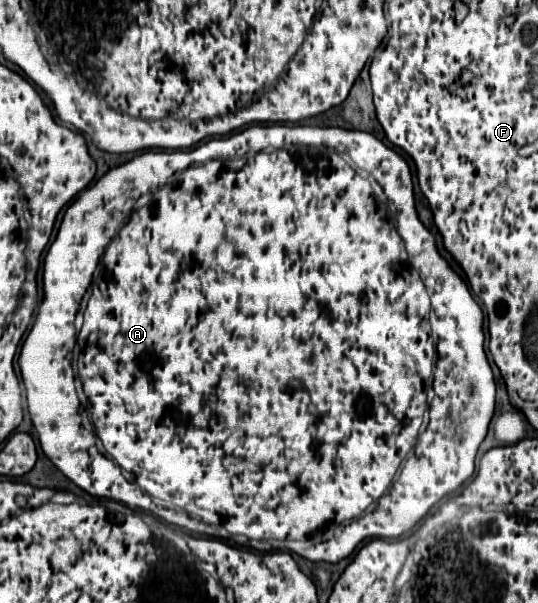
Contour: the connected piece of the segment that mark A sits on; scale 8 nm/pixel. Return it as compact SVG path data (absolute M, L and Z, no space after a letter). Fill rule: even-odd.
M275 123L275 124L271 124L271 125L263 125L263 124L262 124L262 125L261 125L261 124L253 124L253 125L250 125L250 126L248 126L248 127L247 127L247 128L246 128L246 129L245 129L245 130L244 130L244 131L241 131L241 132L238 132L238 133L235 133L235 134L234 134L234 135L231 135L231 136L226 136L226 137L219 137L219 138L218 138L218 139L216 139L216 138L213 138L213 139L210 139L210 140L208 140L208 141L207 141L207 142L205 142L205 143L203 143L203 144L202 144L202 145L201 145L201 146L198 146L198 148L194 148L194 150L172 150L172 151L171 151L171 152L170 152L170 151L166 151L166 150L163 150L163 151L162 151L162 152L161 152L161 151L160 151L160 150L148 150L148 151L146 151L146 152L144 152L144 153L141 153L141 154L140 154L140 156L136 156L136 158L132 158L132 160L130 160L130 162L126 162L126 164L120 164L120 166L116 166L116 168L110 168L110 170L108 170L108 172L106 172L106 174L104 174L104 176L102 176L102 178L100 178L100 180L98 180L98 182L96 182L96 184L94 184L94 186L88 186L88 188L84 188L84 190L82 190L82 192L80 192L80 196L78 196L78 198L76 198L76 200L74 200L74 202L72 202L72 204L70 204L70 206L68 206L68 208L66 208L66 212L64 212L64 216L62 216L62 222L60 222L60 228L58 228L58 234L56 234L56 238L54 238L54 242L52 242L52 244L50 244L50 248L48 248L48 252L46 252L46 258L44 258L44 272L42 272L42 290L44 290L44 298L42 298L42 300L40 300L40 304L38 304L38 308L36 308L36 320L34 320L34 324L32 324L32 328L30 328L30 332L28 332L28 336L26 336L26 340L24 340L24 344L22 344L22 348L20 348L20 356L18 356L18 366L20 366L20 374L22 374L22 380L24 380L24 386L26 386L26 398L28 398L28 412L30 412L30 418L32 418L32 424L34 424L34 430L36 430L36 434L38 434L38 440L40 440L40 446L42 446L42 450L44 450L44 454L46 454L46 456L48 456L48 458L50 458L50 460L52 460L52 464L54 464L54 466L56 466L56 468L58 468L58 470L62 470L62 472L64 472L64 474L66 474L66 476L68 476L68 478L70 478L70 480L72 480L72 482L74 482L74 484L76 484L76 486L80 486L80 488L82 488L82 490L84 490L84 492L88 492L88 494L92 494L92 496L98 496L98 498L112 498L112 500L118 500L118 502L124 502L124 504L128 504L128 506L130 506L130 508L140 508L140 510L146 510L146 512L150 512L150 514L154 514L154 516L158 516L158 518L162 518L162 520L166 520L166 522L168 522L168 524L176 524L176 526L182 526L182 528L184 528L184 530L190 530L190 532L196 532L196 534L206 534L206 536L216 536L216 538L222 538L222 540L226 540L226 538L228 538L228 536L236 536L236 534L244 534L244 536L248 536L248 538L250 538L250 540L256 540L256 542L266 542L266 546L268 546L268 548L270 548L270 550L282 550L282 552L290 552L290 550L292 550L292 552L296 552L296 554L298 554L298 556L304 556L304 558L306 558L306 560L310 560L310 562L332 562L332 564L336 564L336 562L340 562L340 560L344 560L344 558L348 558L348 556L350 556L350 554L352 554L352 552L354 552L354 550L356 550L356 546L358 546L358 544L360 544L360 542L364 542L364 540L370 540L370 538L400 538L400 536L402 536L402 534L406 534L406 532L410 532L410 530L412 530L412 528L414 528L414 526L416 526L416 524L418 524L418 522L420 522L420 520L422 520L422 518L424 518L424 516L426 516L426 514L428 514L428 512L430 512L430 508L432 508L432 506L434 506L434 504L438 504L438 502L440 502L440 500L442 500L442 498L444 498L444 496L448 496L448 494L452 494L452 492L456 492L456 490L458 490L458 488L460 488L460 486L462 486L462 484L464 484L464 482L466 482L466 480L468 480L468 478L470 478L470 476L472 476L472 474L474 474L474 460L476 460L476 452L478 452L478 448L480 448L480 444L482 444L482 440L484 440L484 438L486 438L486 432L488 432L488 426L490 426L490 420L492 420L492 416L494 416L494 404L496 404L496 384L494 384L494 376L492 376L492 368L490 368L490 364L488 364L488 358L486 358L486 354L484 354L484 314L482 314L482 310L480 310L480 306L478 306L478 304L476 304L476 300L474 300L474 298L472 298L472 294L470 294L470 290L468 290L468 286L466 286L466 282L464 282L464 280L462 280L462 278L460 278L460 274L458 274L458 272L456 272L456 270L454 270L454 268L452 268L452 266L450 266L450 262L448 262L448 260L446 260L446 258L444 258L444 256L442 256L442 254L440 254L440 252L438 252L438 248L436 248L436 240L434 240L434 236L432 236L432 234L430 234L430 230L428 230L428 228L426 228L426 226L424 226L424 224L422 224L422 222L420 222L420 220L418 220L418 212L416 212L416 206L414 206L414 188L412 188L412 174L410 174L410 168L408 168L408 162L406 162L406 160L404 160L404 158L402 158L402 156L400 156L400 154L398 154L398 152L394 152L394 150L392 150L392 148L388 148L388 146L386 146L386 144L382 144L382 142L380 142L380 140L378 140L378 138L376 138L376 136L374 136L374 134L370 134L370 132L362 132L362 130L344 130L344 128L311 128L311 127L310 127L310 126L302 126L302 125L297 125L297 126L294 126L294 125L287 125L287 124L280 124L280 123L279 123L279 124L278 124L278 123ZM296 144L304 144L304 146L328 146L328 148L336 148L336 150L338 150L338 152L340 152L340 154L342 154L342 152L344 152L344 154L348 154L348 156L350 156L350 158L352 158L352 162L354 162L354 164L356 164L356 166L360 166L360 168L366 168L366 170L368 170L368 174L372 174L372 178L374 178L374 180L376 180L376 182L378 182L378 184L380 184L380 186L382 186L382 190L384 190L384 194L386 194L386 198L388 198L388 202L386 202L386 206L378 206L378 202L376 202L376 200L374 200L374 192L372 192L372 186L370 186L370 182L368 182L368 180L364 180L364 178L360 178L360 176L358 176L358 184L356 184L356 182L354 182L354 186L352 186L352 184L342 184L342 180L338 180L338 182L334 182L334 184L330 184L330 186L328 186L328 176L326 176L326 166L322 166L322 164L320 164L320 160L318 160L318 158L312 158L312 156L310 156L310 154L306 154L306 156L300 156L300 152L294 152L294 154L292 154L292 152L290 152L290 150L286 150L286 148L292 148L292 150L294 150L294 146L296 146ZM270 146L272 146L272 148L276 148L276 150L274 150L274 152L264 152L264 148L270 148ZM148 192L152 192L152 202L150 202L150 204L148 204L148 206L142 206L142 208L138 208L138 210L134 210L134 204L136 204L136 200L138 200L138 198L140 198L140 196L142 196L142 194L148 194ZM98 260L100 260L100 276L98 276L98 278L96 278L96 280L94 280L94 284L92 284L92 282L93 282L93 274L94 274L94 271L95 271L95 270L96 270L96 264L98 264ZM91 284L92 284L92 294L90 294L90 300L88 300L88 308L86 308L86 312L84 312L84 324L82 324L82 330L80 330L80 334L78 334L78 346L80 346L80 356L78 356L78 376L80 376L80 382L82 382L82 390L84 390L84 394L86 394L86 396L88 396L88 404L90 404L90 406L88 406L88 408L86 408L86 410L88 410L88 414L86 414L86 412L84 412L84 410L82 410L82 406L80 406L80 400L79 400L79 399L78 399L78 394L77 394L77 392L76 392L76 388L75 388L75 377L76 377L76 376L75 376L75 373L74 373L74 371L73 371L73 366L72 366L72 350L74 350L74 338L76 338L76 328L74 328L74 318L76 318L76 312L78 312L78 308L80 308L80 302L82 302L82 298L84 298L84 294L86 294L86 293L87 293L87 292L88 292L88 289L89 289L89 288L90 288L90 286L91 286ZM428 294L430 294L430 295L431 295L431 306L432 306L432 318L430 318L430 320L429 320L429 321L430 321L430 324L431 324L431 327L432 327L432 333L433 333L433 335L434 335L434 337L435 337L435 338L437 338L437 343L436 343L436 352L437 352L437 360L436 360L436 358L434 358L434 340L432 340L432 336L430 336L430 326L428 326L428 312L430 312L430 296L428 296ZM434 364L435 364L435 367L434 367L434 400L432 400L432 404L430 404L430 422L428 422L428 426L426 426L426 430L424 430L424 432L422 432L422 434L420 434L420 438L418 438L418 430L420 430L420 426L422 426L422 416L424 416L424 412L426 412L426 384L428 384L428 378L430 378L430 376L432 376L432 366L434 366ZM92 422L94 422L94 428L96 428L96 436L100 436L100 440L102 440L102 446L104 446L104 452L106 452L106 454L108 454L108 456L106 456L106 454L102 454L102 452L98 452L98 448L96 448L96 438L94 438L94 430L92 430ZM414 444L416 444L416 450L414 450L414 454L412 454L412 456L410 456L410 457L409 457L409 458L408 458L408 459L407 459L407 460L405 460L405 461L404 461L404 468L402 468L402 470L400 470L400 473L399 473L399 471L398 471L398 466L400 466L400 464L402 464L402 460L404 460L404 458L406 458L406 456L408 456L408 452L412 452L412 448L414 448ZM372 504L374 504L374 510L372 510L372 512L368 512L368 510L366 510L366 508L368 508L368 506L372 506Z

